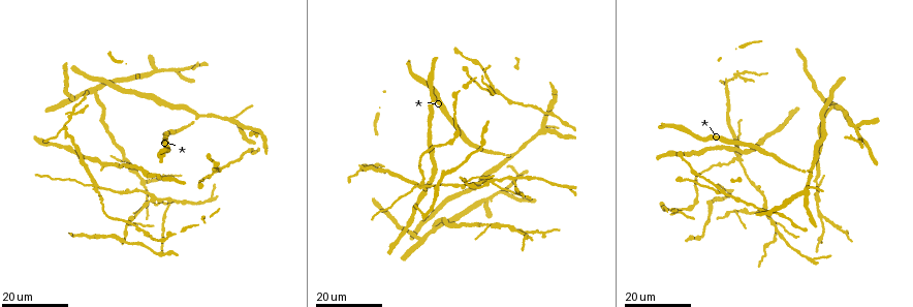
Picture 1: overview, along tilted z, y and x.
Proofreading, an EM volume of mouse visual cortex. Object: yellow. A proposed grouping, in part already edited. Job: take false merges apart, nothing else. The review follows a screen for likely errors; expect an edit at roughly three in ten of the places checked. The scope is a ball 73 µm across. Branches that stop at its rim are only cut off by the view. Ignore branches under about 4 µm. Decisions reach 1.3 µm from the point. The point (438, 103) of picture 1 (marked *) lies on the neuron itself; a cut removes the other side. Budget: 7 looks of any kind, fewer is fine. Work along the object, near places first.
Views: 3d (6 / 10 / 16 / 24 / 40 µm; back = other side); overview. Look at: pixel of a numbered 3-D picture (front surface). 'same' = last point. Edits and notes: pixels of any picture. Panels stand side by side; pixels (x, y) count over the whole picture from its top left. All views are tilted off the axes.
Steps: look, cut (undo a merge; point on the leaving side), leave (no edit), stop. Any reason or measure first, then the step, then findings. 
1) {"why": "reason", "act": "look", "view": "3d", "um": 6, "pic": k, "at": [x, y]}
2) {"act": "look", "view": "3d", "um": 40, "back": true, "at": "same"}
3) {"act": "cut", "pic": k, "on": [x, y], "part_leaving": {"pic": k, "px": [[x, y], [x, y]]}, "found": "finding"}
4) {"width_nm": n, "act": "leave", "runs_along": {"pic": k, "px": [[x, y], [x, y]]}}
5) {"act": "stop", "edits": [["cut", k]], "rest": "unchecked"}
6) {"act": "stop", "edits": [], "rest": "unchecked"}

{"why": "a fork", "act": "look", "view": "3d", "um": 16, "pic": 1, "at": [158, 69]}

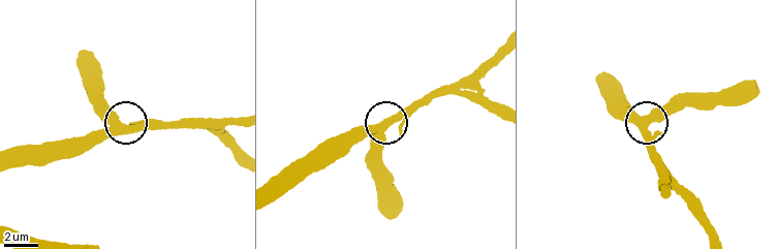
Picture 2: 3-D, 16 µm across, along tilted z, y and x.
{"act": "look", "view": "3d", "um": 6, "pic": 2, "at": [650, 117]}

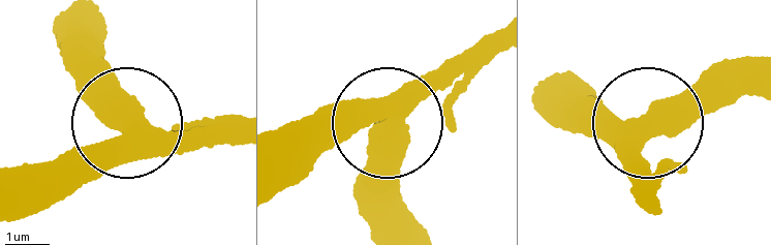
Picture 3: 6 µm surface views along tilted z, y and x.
{"width_nm": 470, "act": "leave", "found": "one neuron here"}

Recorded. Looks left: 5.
{"why": "two arms in line, one across", "act": "look", "view": "3d", "um": 24, "pic": 1, "at": [730, 80]}

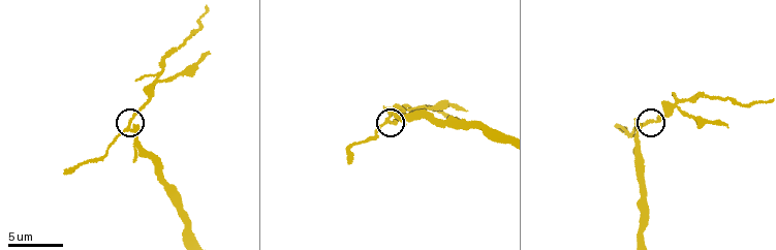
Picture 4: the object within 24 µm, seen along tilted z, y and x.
{"act": "look", "view": "3d", "um": 6, "pic": 4, "at": [129, 126]}

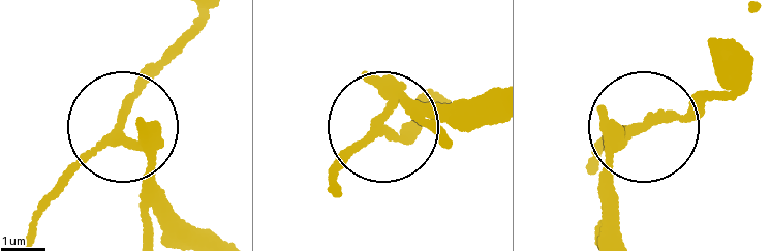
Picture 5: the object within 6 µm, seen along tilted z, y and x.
{"width_nm": 180, "act": "cut", "pic": 5, "on": [127, 104], "part_leaving": {"pic": 5, "px": [[153, 132], [126, 133], [128, 112], [205, 13]]}, "found": "a second neuron is stuck on"}

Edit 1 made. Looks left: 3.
{"act": "look", "view": "overview"}

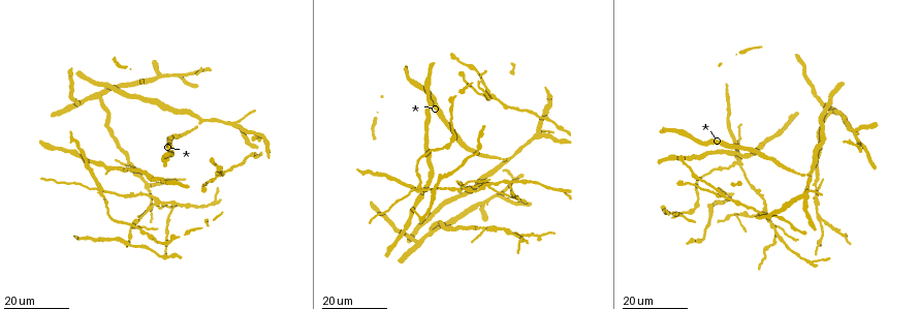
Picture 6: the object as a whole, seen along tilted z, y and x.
{"why": "arms part here", "act": "look", "view": "3d", "um": 16, "pic": 6, "at": [131, 230]}

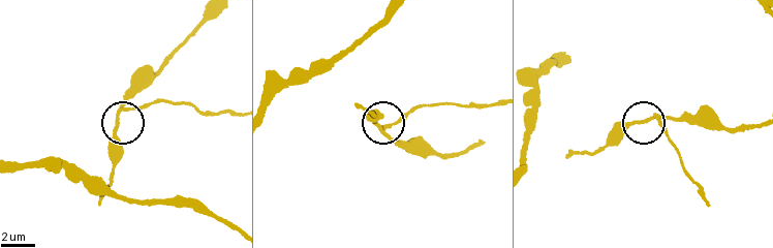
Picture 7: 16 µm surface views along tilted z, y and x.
{"act": "look", "view": "3d", "um": 10, "pic": 7, "at": [123, 110]}

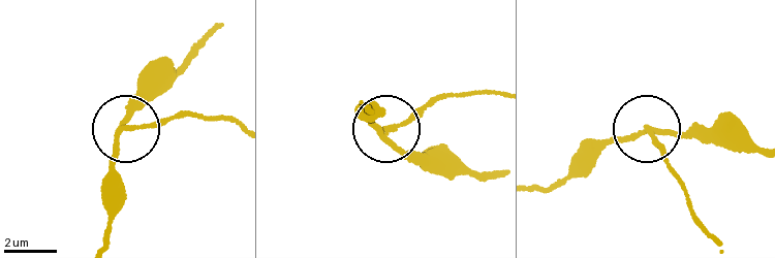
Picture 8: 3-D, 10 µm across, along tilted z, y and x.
{"width_nm": 170, "act": "leave", "runs_along": {"pic": 8, "px": [[496, 171], [441, 173], [388, 136], [445, 100]]}, "found": "one neuron here"}

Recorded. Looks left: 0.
{"act": "stop", "edits": [["cut", 5]], "rest": "unchecked"}

